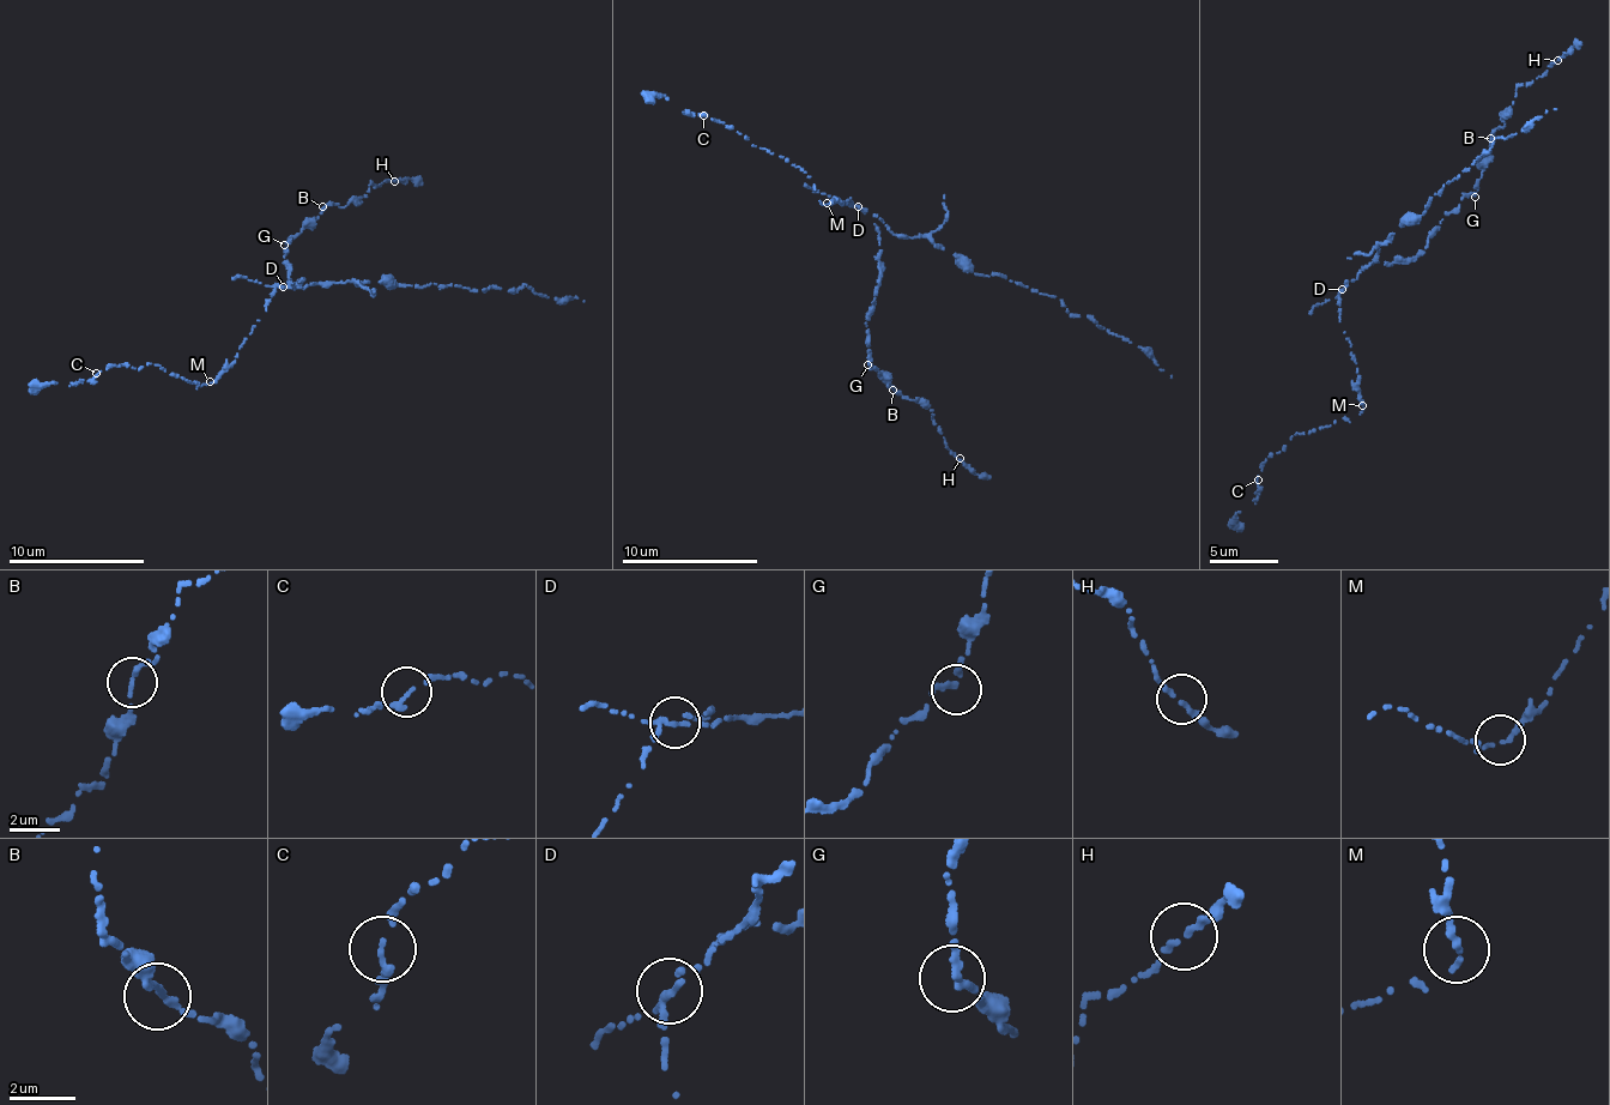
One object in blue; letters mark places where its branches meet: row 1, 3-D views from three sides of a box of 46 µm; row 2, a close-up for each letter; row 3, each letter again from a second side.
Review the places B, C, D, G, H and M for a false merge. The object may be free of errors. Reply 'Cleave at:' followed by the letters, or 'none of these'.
Cleave at: D

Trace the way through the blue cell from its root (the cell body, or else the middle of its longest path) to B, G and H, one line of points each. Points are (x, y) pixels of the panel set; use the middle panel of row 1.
B: (863, 207), (879, 219), (876, 223), (879, 236), (881, 277), (865, 326), (867, 355), (893, 390)
G: (863, 207), (879, 219), (876, 223), (879, 236), (881, 277), (865, 326), (867, 364)
H: (863, 207), (879, 219), (881, 277), (865, 326), (867, 355), (903, 397), (927, 403), (954, 457), (960, 458)

